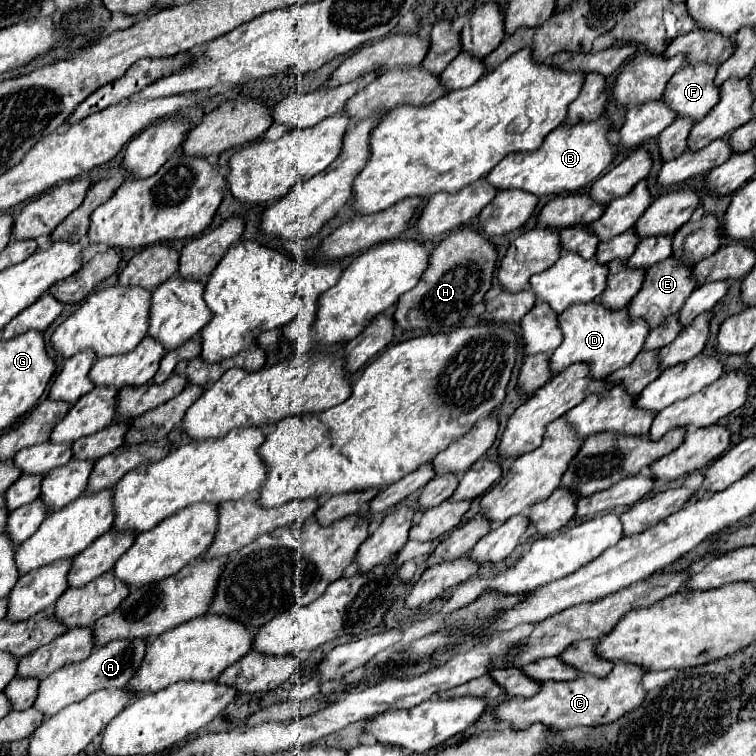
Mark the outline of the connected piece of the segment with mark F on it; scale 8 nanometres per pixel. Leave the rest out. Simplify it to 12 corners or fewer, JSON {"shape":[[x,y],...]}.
{"shape":[[714,63],[684,65],[664,91],[700,121],[720,101]]}

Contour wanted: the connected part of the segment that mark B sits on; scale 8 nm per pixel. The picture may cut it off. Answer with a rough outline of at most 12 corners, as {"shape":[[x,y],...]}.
{"shape":[[608,117],[558,127],[486,179],[538,197],[574,193],[614,161]]}

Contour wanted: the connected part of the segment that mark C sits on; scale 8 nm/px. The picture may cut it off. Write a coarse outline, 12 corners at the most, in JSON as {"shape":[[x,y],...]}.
{"shape":[[614,663],[608,677],[542,683],[494,709],[512,729],[612,723],[640,707],[646,671]]}

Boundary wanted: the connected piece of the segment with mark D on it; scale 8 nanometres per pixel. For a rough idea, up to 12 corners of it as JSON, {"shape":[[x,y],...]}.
{"shape":[[574,303],[560,317],[552,371],[590,363],[604,379],[650,333],[628,307]]}

